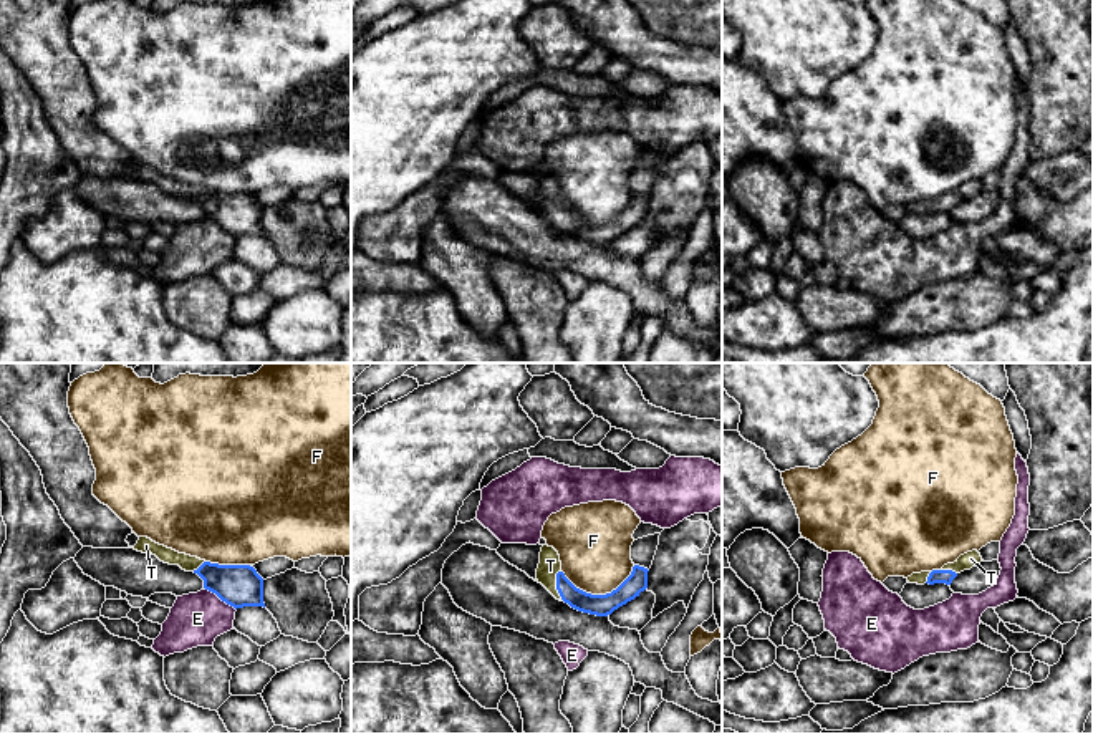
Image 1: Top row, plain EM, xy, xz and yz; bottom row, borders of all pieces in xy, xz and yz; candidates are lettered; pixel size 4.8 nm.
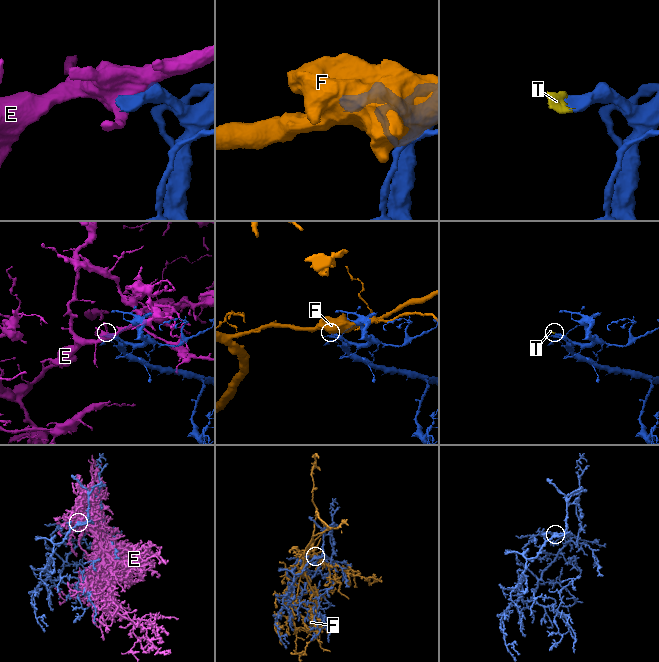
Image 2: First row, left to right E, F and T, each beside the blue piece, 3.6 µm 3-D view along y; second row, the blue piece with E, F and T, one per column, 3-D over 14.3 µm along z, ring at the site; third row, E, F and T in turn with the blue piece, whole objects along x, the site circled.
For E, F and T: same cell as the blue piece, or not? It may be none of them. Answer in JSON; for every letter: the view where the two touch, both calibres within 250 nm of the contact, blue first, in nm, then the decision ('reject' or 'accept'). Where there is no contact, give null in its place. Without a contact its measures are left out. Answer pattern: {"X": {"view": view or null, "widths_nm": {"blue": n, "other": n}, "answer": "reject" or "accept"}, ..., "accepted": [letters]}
{"E": {"view": "xy", "widths_nm": {"blue": 200, "other": 260}, "answer": "reject"}, "F": {"view": "xz", "widths_nm": {"blue": 110, "other": 360}, "answer": "reject"}, "T": {"view": "xz", "widths_nm": {"blue": 110, "other": 100}, "answer": "accept"}, "accepted": ["T"]}

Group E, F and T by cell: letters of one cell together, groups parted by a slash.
E / F / T

